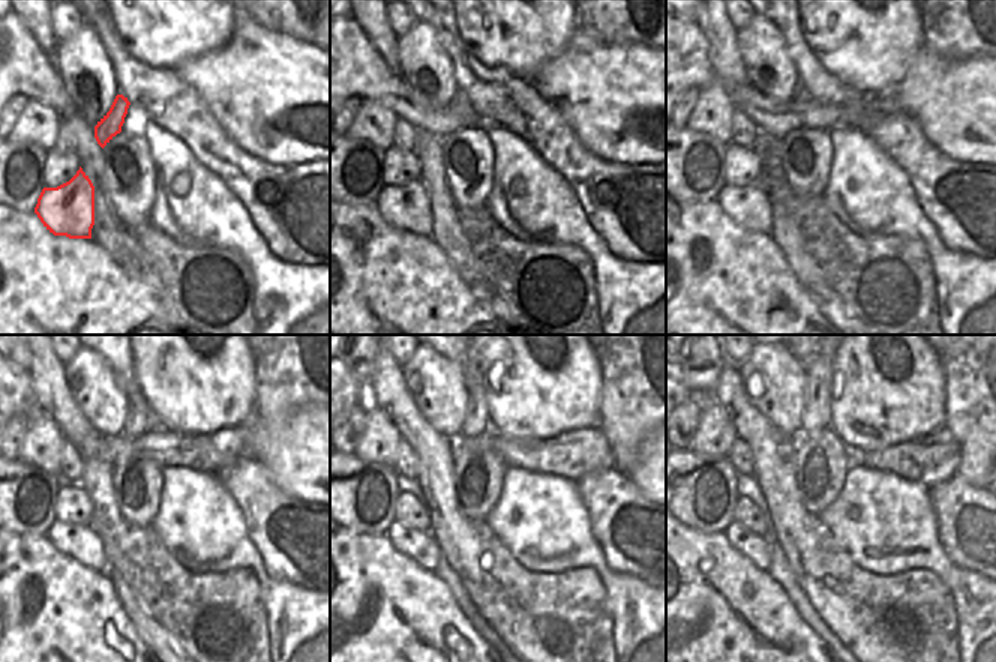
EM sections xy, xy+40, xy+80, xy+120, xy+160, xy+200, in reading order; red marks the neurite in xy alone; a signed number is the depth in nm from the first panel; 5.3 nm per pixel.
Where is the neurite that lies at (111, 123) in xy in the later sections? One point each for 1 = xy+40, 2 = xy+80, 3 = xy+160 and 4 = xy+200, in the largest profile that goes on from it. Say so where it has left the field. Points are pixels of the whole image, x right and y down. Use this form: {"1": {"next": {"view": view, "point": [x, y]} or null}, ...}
{"1": {"next": {"view": "xy+40", "point": [458, 99]}}, "2": {"next": {"view": "xy+80", "point": [800, 95]}}, "3": {"next": {"view": "xy+160", "point": [476, 422]}}, "4": {"next": {"view": "xy+200", "point": [819, 368]}}}

